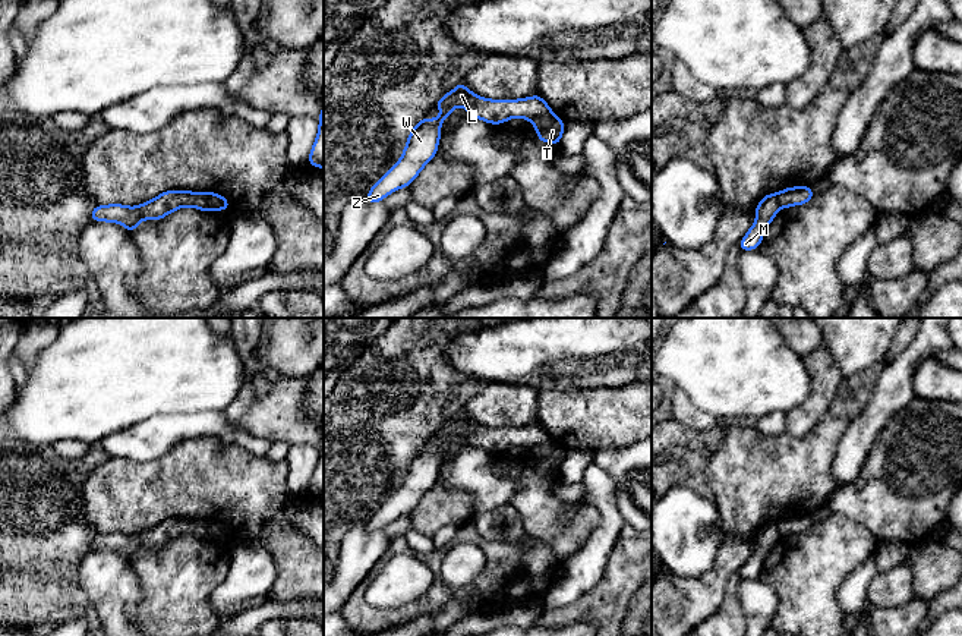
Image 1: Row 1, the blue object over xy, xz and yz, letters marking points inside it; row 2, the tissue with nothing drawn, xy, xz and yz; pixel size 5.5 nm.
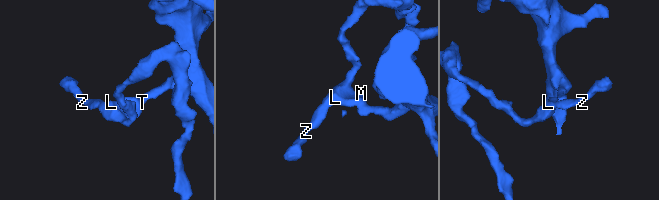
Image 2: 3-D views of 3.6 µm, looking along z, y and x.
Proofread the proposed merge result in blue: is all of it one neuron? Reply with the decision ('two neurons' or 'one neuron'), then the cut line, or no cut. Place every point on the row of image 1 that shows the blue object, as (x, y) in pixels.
two neurons; cut xz (552, 113), (536, 116), (532, 120)

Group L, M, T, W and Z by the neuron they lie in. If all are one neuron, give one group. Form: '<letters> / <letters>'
L M W Z / T

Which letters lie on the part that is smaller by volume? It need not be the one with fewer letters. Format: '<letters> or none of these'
L, M, W, Z

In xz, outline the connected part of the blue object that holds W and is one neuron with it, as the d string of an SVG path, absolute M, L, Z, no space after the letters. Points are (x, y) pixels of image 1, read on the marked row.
M463 82L442 95L435 106L441 110L441 116L422 119L411 129L401 158L366 193L369 204L382 201L400 188L407 188L417 177L435 157L441 138L441 123L455 107L466 107L469 117L492 125L501 125L514 117L533 120L539 116L553 114L539 95L520 100L489 100L473 94Z

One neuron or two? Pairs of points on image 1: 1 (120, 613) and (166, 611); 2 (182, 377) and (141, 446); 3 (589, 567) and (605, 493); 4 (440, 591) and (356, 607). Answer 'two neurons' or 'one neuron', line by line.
1: two neurons
2: two neurons
3: one neuron
4: one neuron

